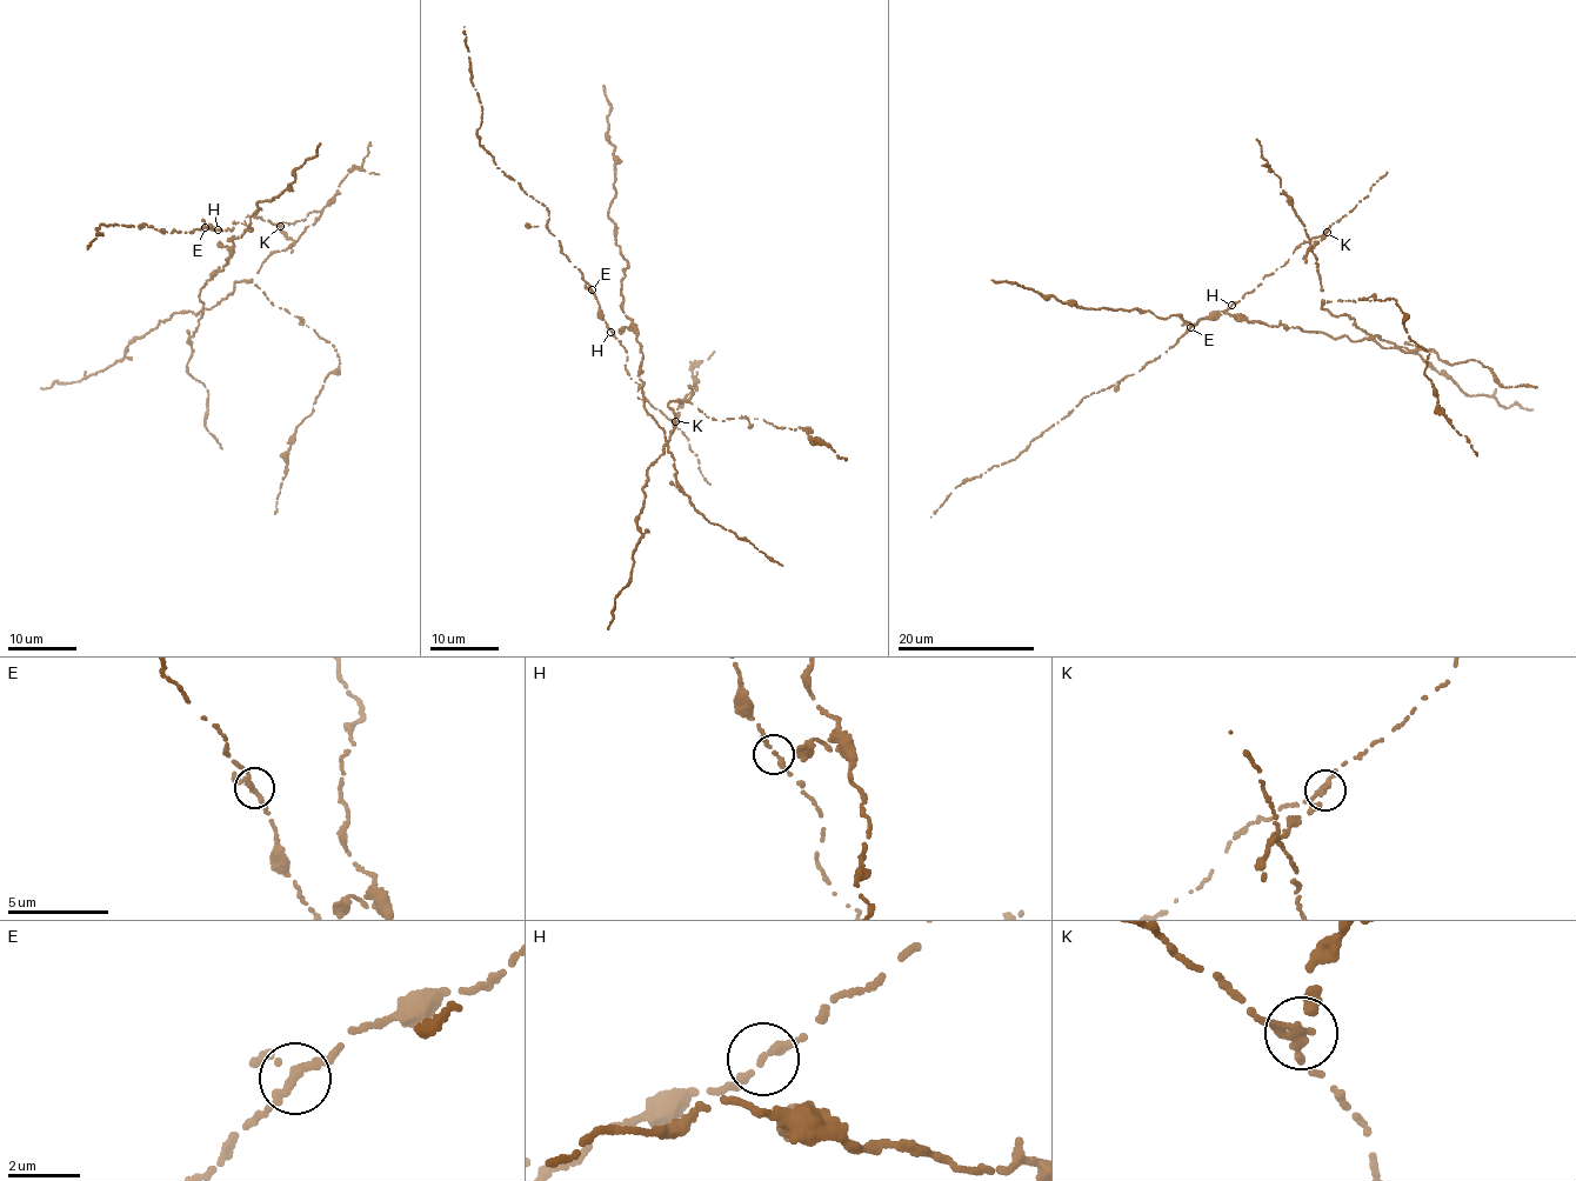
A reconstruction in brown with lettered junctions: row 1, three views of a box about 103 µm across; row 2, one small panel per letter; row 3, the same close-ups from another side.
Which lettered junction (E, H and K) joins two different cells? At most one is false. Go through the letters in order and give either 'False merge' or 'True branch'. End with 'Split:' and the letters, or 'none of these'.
E: True branch
H: True branch
K: False merge
Split: K

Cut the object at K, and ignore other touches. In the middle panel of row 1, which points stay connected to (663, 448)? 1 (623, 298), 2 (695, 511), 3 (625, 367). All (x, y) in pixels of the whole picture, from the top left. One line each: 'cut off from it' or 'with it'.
1: with it
2: with it
3: cut off from it

